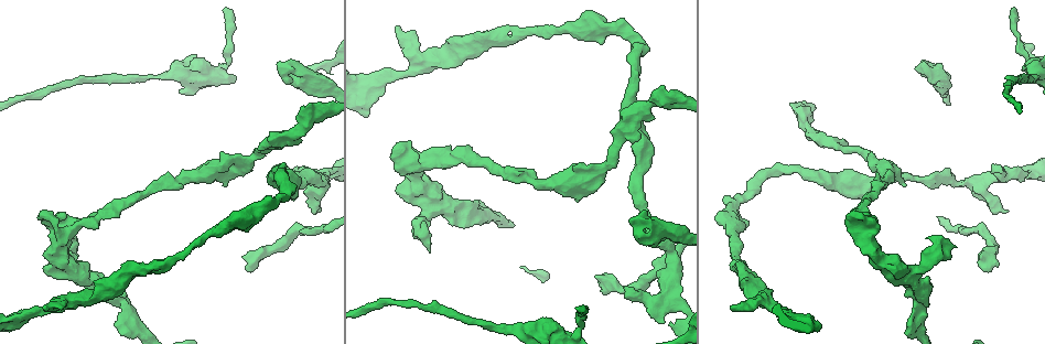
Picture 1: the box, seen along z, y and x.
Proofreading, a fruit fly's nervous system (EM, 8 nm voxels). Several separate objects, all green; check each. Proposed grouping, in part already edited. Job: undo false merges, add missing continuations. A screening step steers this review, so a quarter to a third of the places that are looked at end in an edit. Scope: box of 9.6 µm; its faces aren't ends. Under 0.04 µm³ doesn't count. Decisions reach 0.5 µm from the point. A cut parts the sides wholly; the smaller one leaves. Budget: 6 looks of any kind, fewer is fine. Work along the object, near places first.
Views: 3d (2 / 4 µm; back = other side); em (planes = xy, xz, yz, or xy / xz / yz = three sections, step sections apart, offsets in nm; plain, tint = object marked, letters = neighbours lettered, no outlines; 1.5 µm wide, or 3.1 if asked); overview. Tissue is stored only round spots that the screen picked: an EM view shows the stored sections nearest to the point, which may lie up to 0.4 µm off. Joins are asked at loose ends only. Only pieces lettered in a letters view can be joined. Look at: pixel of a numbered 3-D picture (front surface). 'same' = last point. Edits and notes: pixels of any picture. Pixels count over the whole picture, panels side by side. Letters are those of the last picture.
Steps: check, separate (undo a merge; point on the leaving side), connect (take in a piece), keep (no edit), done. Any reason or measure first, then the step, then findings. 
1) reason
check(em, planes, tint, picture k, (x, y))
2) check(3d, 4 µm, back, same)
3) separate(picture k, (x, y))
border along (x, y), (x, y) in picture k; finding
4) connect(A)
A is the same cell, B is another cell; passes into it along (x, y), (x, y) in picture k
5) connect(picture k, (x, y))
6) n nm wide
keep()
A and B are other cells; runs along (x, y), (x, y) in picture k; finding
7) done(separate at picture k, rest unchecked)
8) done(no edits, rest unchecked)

free end
check(3d, 2 µm, picture 1, (314, 211))

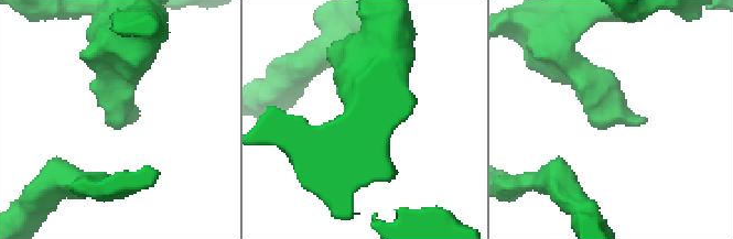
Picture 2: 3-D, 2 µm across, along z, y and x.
check(em, yz, step 4, letters, picture 2, (645, 123))

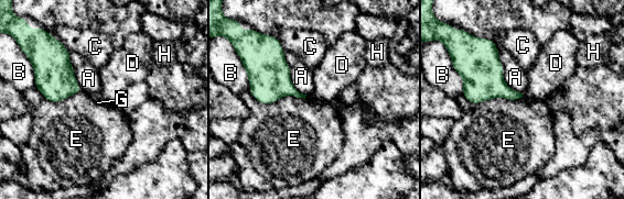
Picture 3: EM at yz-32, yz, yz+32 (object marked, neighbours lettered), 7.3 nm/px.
check(em, planes, letters, same)

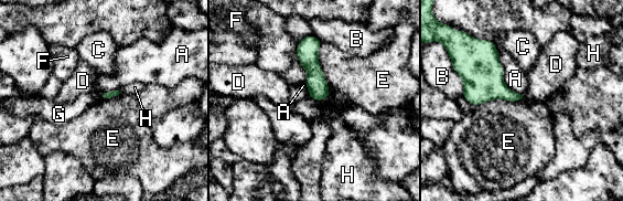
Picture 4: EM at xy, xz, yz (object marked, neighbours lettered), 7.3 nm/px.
keep()
A, B, C, D, E, F, G and H are other cells; border along (320, 42), (329, 94), (318, 102) in picture 4; none of them fits

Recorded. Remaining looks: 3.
sudden change in width
check(3d, 4 µm, picture 1, (166, 77))

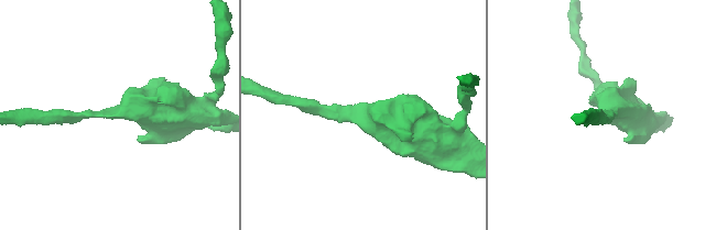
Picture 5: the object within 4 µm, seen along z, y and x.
need the tissue
check(em, planes, letters, picture 5, (356, 112))

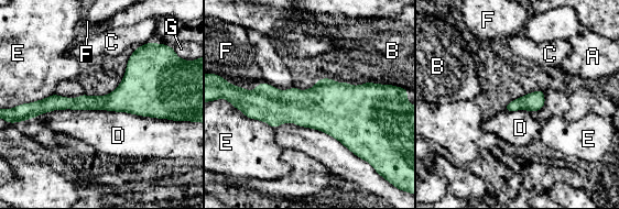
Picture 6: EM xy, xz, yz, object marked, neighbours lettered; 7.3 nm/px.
keep()
A, B, C, D, E, F and G are other cells; runs along (164, 98), (52, 102), (32, 109) in picture 6; all the same neuron

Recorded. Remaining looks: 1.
done(no edits, rest unchecked)

